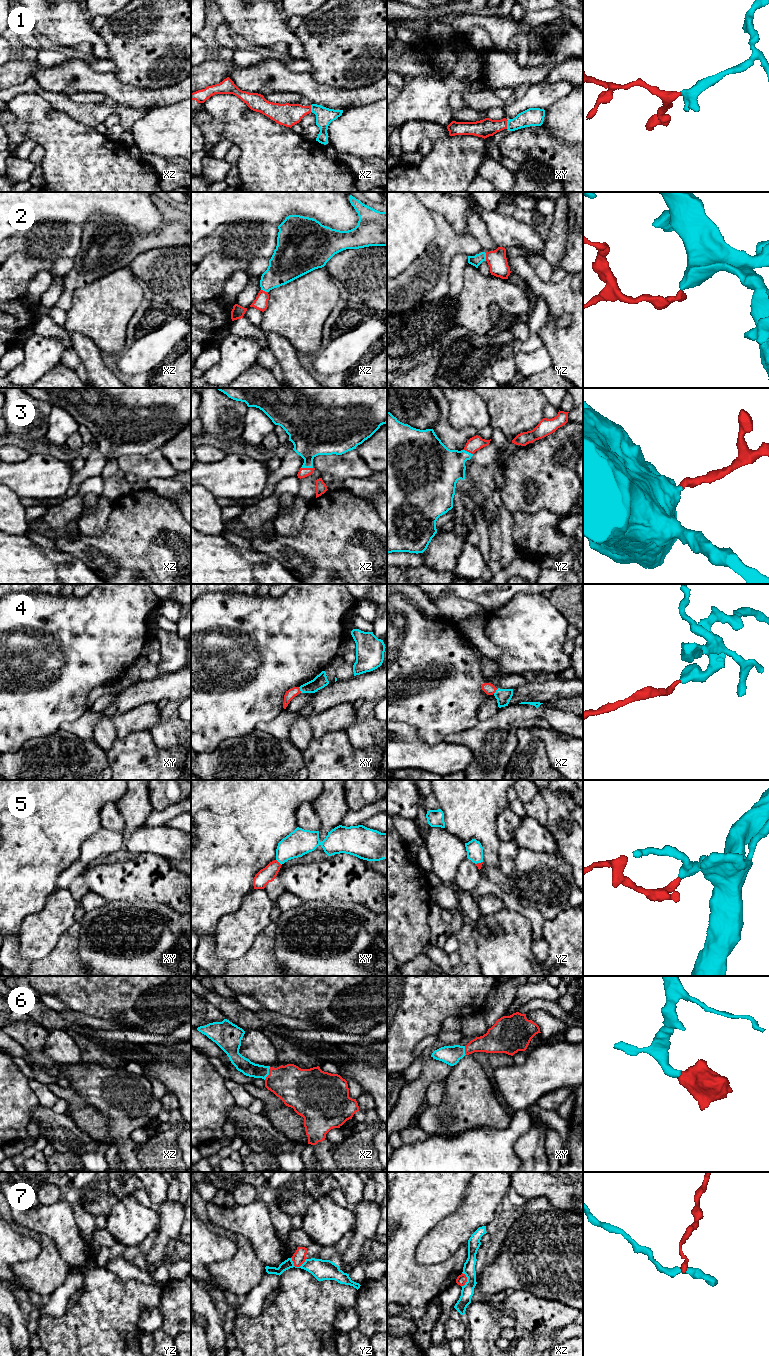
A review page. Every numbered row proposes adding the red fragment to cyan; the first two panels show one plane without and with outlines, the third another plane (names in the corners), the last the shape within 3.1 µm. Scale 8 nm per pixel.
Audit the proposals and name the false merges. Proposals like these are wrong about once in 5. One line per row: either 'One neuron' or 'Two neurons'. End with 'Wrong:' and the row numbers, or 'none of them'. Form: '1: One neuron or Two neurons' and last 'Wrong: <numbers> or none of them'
1: One neuron
2: One neuron
3: One neuron
4: One neuron
5: One neuron
6: One neuron
7: Two neurons
Wrong: 7

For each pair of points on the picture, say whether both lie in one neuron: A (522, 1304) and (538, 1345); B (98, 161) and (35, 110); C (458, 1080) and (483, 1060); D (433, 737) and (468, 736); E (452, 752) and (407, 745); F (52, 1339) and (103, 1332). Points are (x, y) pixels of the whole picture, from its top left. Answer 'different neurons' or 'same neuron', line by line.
A: different neurons
B: same neuron
C: different neurons
D: different neurons
E: same neuron
F: same neuron

